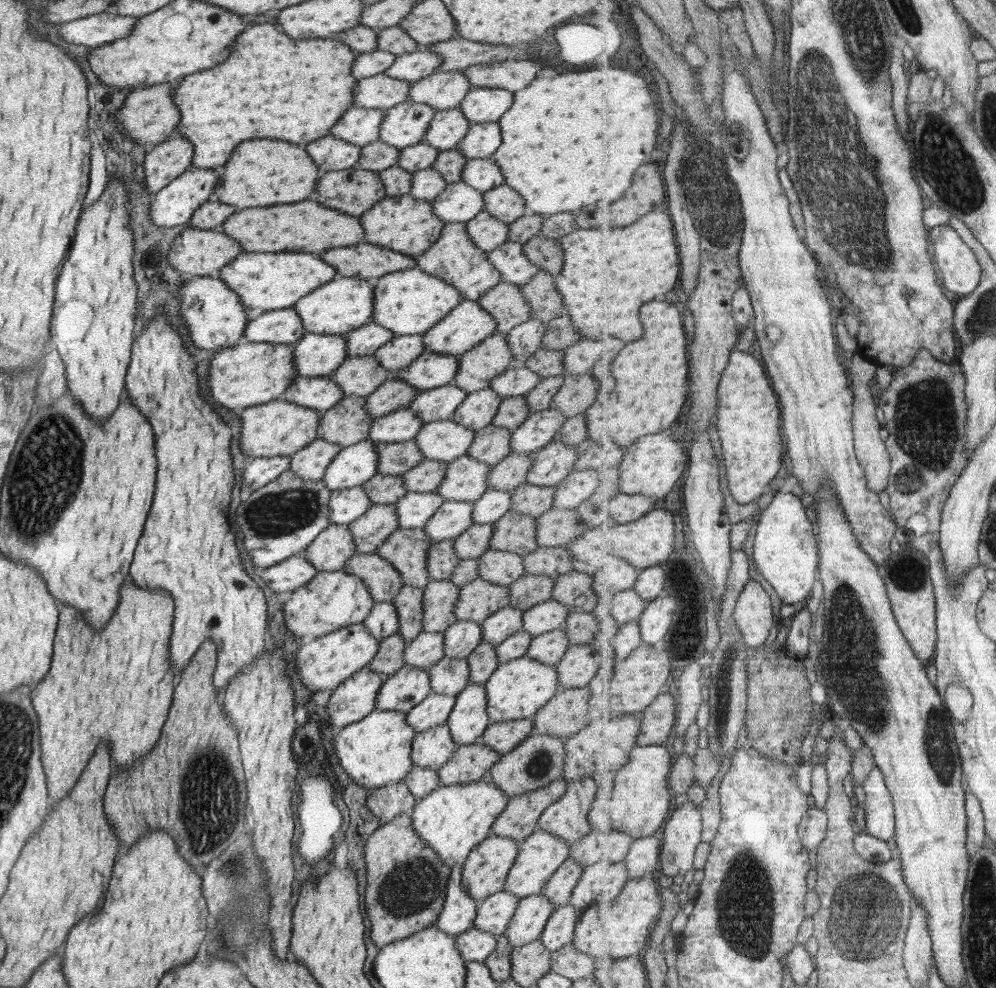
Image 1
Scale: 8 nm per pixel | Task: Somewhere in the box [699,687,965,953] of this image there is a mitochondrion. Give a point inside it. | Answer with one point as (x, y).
(941, 757)

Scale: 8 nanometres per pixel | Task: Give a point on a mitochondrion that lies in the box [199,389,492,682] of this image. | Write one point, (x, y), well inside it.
(279, 513)

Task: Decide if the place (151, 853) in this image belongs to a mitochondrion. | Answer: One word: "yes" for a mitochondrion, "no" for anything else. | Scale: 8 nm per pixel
no

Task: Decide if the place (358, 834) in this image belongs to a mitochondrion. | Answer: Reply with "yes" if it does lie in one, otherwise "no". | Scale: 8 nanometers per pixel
no

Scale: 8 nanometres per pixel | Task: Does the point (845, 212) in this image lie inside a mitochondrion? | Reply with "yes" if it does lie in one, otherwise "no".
yes

